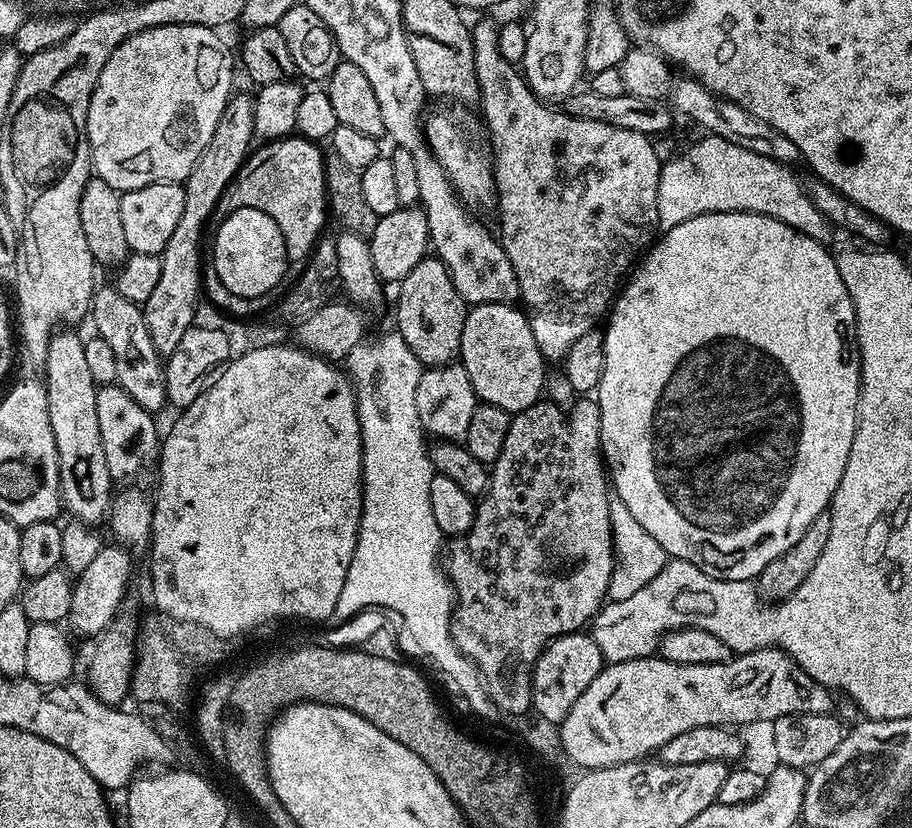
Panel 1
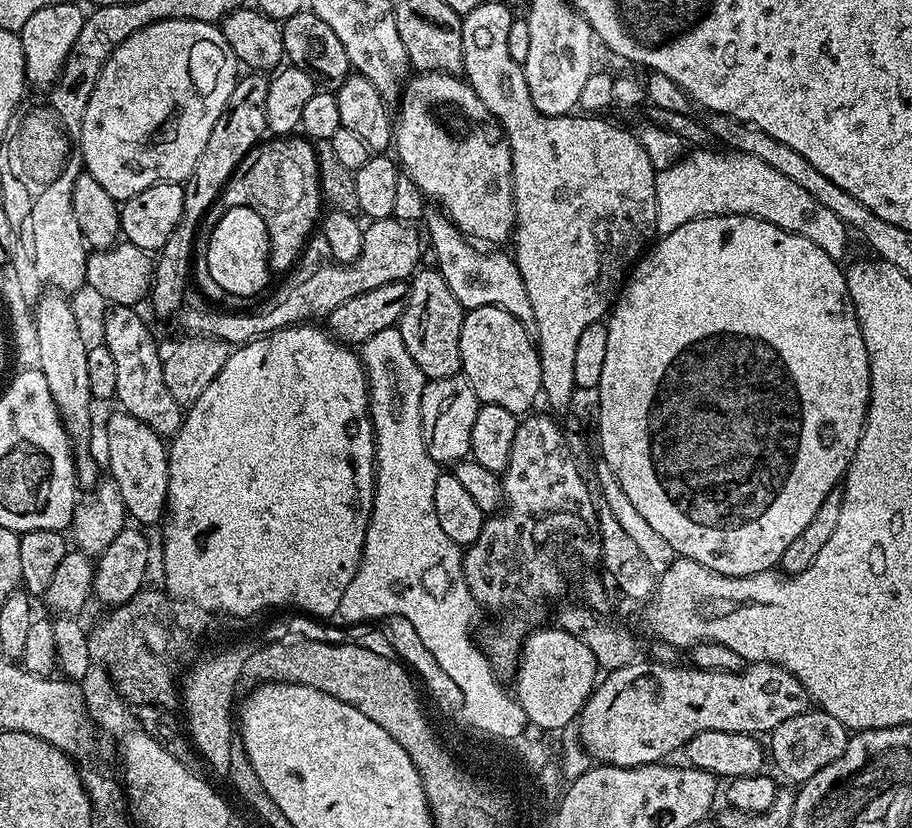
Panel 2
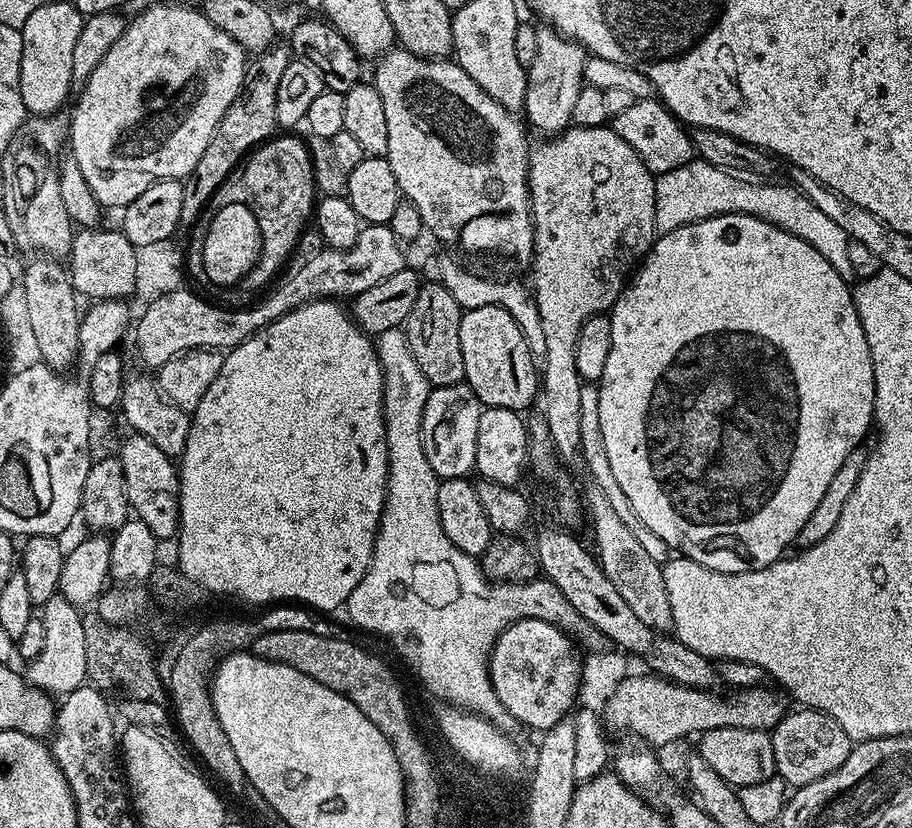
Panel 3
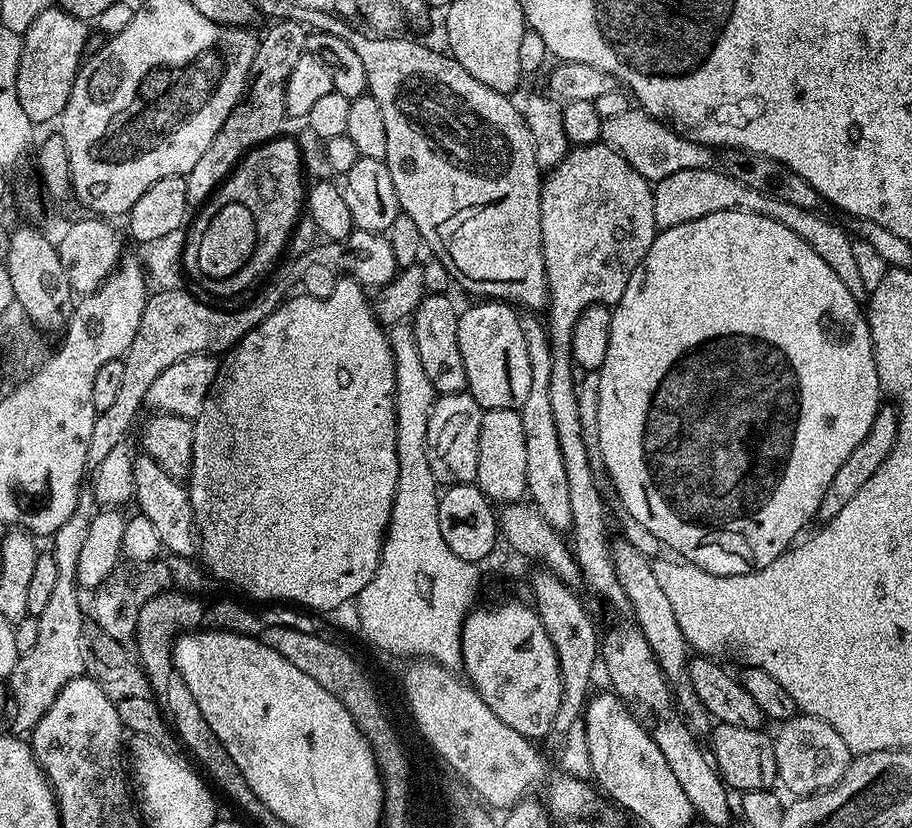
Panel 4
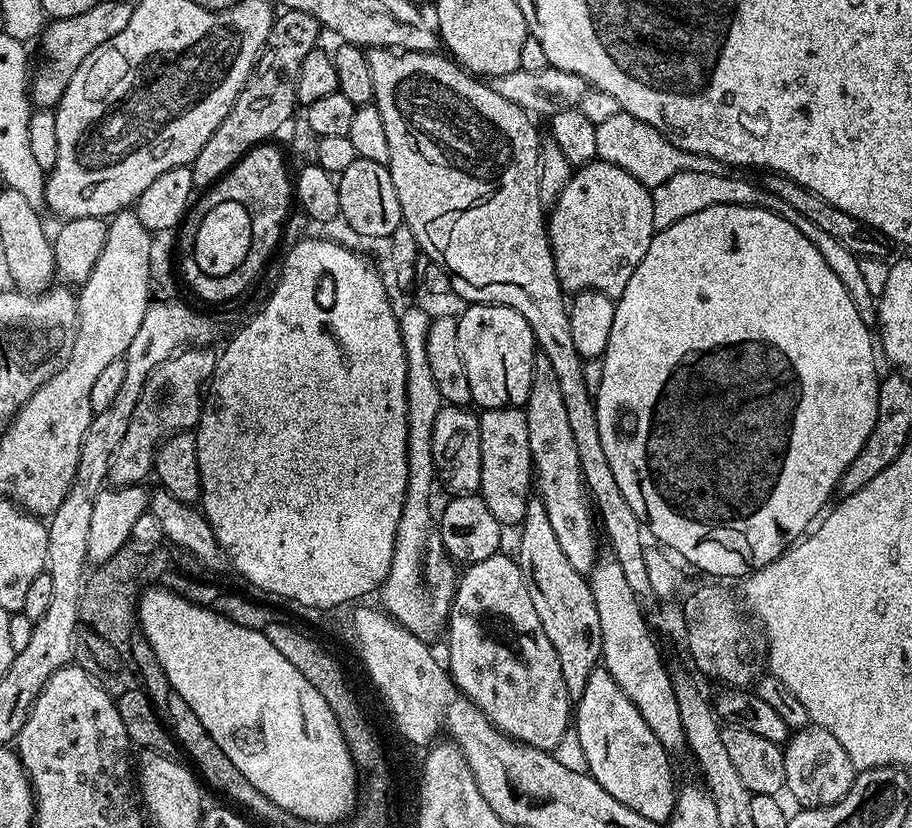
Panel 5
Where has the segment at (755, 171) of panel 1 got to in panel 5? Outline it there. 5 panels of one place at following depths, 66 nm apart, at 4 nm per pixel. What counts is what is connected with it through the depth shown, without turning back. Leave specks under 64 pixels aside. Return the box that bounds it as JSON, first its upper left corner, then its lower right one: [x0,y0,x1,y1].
[651,172,878,330]

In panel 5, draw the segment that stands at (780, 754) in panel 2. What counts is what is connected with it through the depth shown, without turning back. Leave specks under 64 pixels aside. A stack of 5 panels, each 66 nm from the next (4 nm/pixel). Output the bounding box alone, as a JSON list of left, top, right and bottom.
[782,726,857,808]

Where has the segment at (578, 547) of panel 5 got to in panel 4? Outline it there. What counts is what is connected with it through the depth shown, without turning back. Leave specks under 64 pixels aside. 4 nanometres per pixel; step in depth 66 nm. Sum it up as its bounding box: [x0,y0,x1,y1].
[518,315,572,533]

